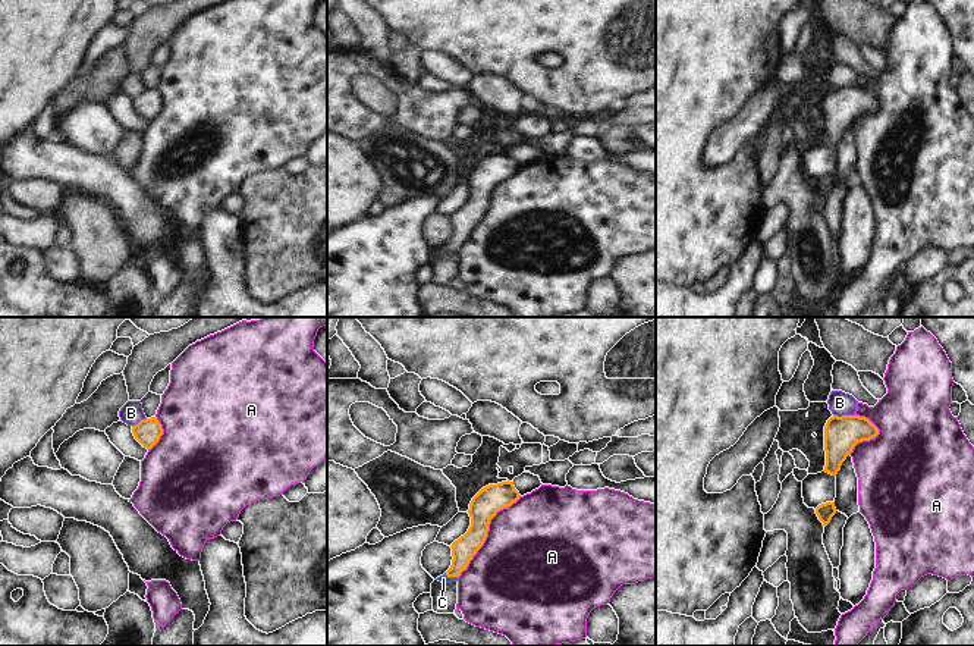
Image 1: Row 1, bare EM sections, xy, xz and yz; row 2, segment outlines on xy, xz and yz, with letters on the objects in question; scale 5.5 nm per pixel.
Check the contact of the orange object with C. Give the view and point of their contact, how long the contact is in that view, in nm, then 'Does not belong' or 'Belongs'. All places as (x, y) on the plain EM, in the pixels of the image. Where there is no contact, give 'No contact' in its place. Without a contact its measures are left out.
Touches orange at xz (451, 247). Shared border 80 nm. Belongs.

